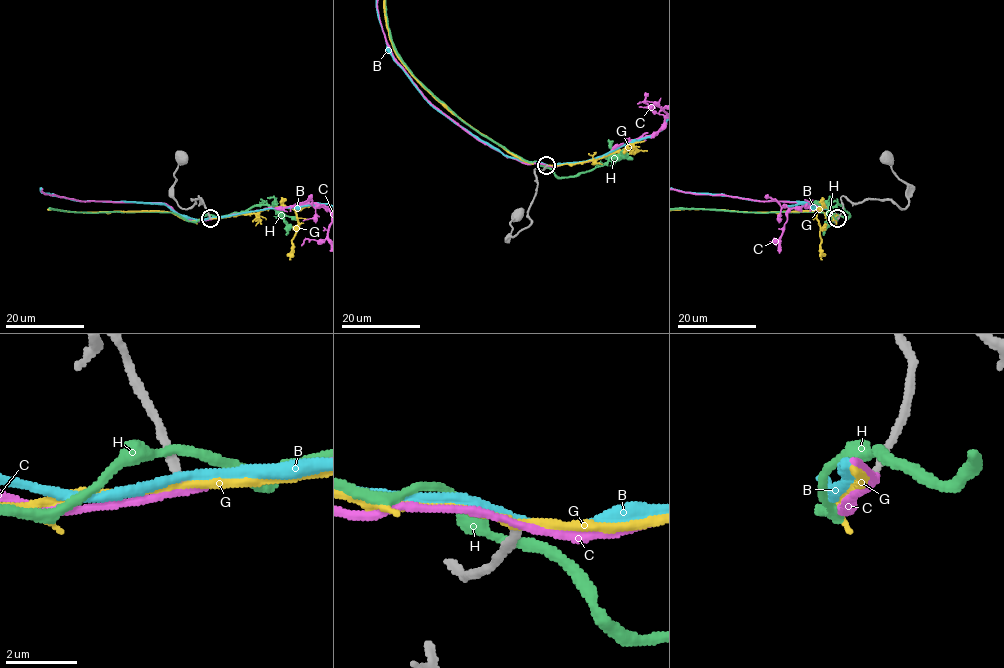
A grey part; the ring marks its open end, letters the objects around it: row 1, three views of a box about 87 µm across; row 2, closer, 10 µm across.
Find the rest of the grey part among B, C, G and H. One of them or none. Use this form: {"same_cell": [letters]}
{"same_cell": []}

